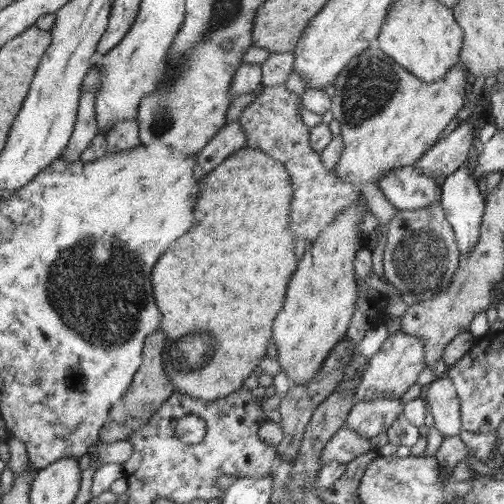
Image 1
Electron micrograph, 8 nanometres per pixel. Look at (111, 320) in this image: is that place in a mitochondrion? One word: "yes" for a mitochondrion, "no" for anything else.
yes

